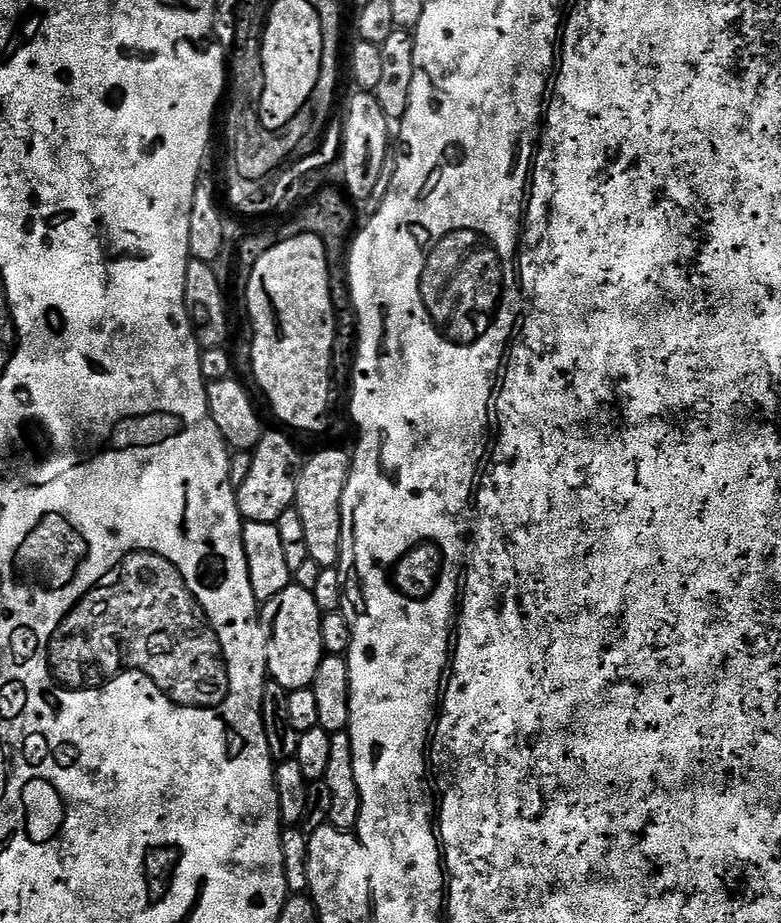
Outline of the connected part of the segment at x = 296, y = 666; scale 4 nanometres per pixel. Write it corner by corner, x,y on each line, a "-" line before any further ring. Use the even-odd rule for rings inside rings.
295,582
263,605
262,616
267,621
268,675
288,693
299,688
311,688
318,674
318,666
325,658
320,629
321,615
312,590
302,589

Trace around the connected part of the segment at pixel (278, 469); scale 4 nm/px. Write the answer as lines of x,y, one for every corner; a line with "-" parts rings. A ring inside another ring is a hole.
265,431
256,447
251,449
252,461
246,480
236,489
241,517
247,522
275,524
286,510
296,503
296,482
302,467
302,456
280,432

